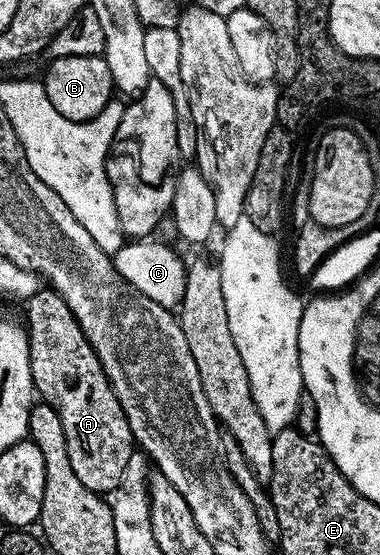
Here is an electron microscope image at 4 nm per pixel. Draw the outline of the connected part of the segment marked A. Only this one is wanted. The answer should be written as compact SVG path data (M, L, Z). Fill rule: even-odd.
M41 287L33 297L28 298L26 308L28 308L26 330L29 339L30 371L33 375L35 392L42 398L43 404L53 405L58 411L58 419L62 419L62 431L66 431L66 449L70 451L70 467L74 467L74 475L78 475L78 479L82 479L82 483L86 483L86 487L90 487L90 491L101 495L111 494L112 490L118 487L118 483L122 479L122 471L126 471L126 463L130 463L130 455L134 451L130 423L122 411L122 403L118 403L118 395L114 395L114 387L110 383L110 379L106 375L106 371L102 367L98 355L94 351L94 347L90 347L90 343L82 331L82 327L78 327L78 319L74 319L74 311L70 311L70 307L66 307L66 299L62 299L62 295L58 295L55 289L51 287Z

